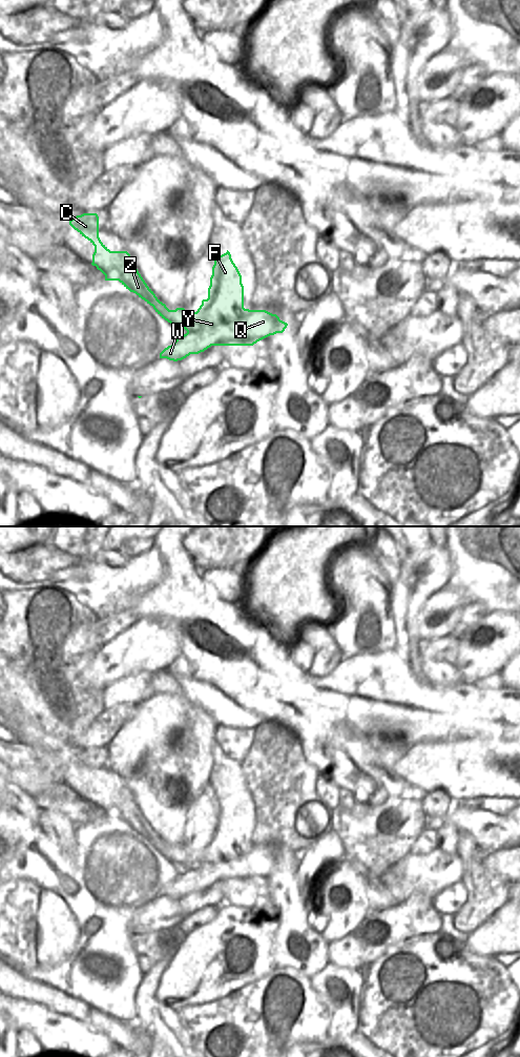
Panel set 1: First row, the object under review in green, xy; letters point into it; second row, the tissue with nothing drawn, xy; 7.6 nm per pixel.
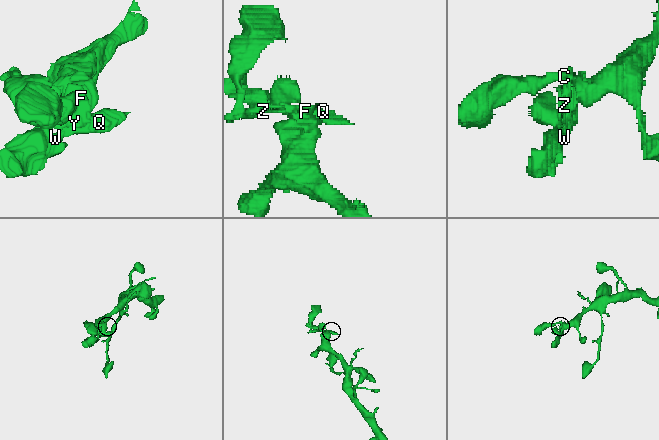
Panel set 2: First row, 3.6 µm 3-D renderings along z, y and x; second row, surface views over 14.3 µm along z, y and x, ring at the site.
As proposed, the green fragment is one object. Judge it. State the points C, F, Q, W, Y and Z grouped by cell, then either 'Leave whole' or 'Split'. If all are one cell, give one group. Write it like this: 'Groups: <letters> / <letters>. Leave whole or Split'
Groups: C Z / F Q W Y. Split.

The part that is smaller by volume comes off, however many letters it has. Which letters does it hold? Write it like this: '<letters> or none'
C, Z

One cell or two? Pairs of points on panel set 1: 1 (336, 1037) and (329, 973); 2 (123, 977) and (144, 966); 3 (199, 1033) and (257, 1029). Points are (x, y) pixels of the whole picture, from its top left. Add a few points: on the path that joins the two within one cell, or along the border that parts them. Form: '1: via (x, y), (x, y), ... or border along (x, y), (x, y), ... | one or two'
1: via (335, 1021), (331, 989) | one
2: border along (132, 945), (138, 967), (143, 972), (162, 959) | two
3: via (213, 1027), (226, 1021), (243, 1028) | one

